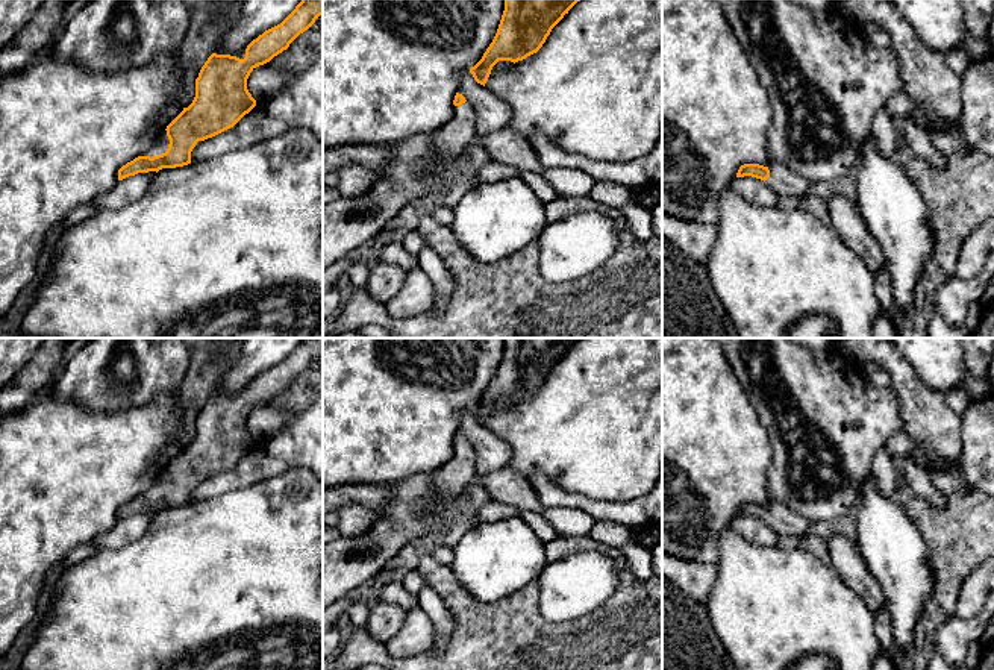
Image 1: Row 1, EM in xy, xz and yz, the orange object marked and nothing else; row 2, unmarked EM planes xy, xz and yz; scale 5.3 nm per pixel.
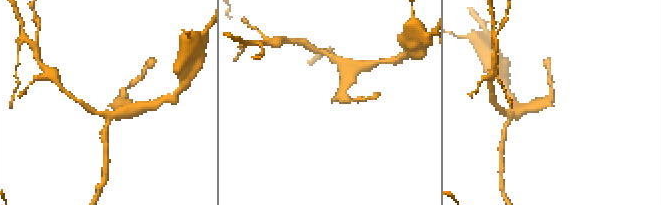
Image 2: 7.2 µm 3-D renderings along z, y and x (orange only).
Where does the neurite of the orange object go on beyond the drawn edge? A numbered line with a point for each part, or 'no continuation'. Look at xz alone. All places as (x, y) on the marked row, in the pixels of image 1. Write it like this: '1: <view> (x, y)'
1: xz (462, 129)

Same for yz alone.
1: yz (782, 181)

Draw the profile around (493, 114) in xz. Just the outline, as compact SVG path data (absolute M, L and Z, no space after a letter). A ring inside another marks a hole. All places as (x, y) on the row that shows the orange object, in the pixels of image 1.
M470 70L461 71L458 77L458 92L476 111L477 135L485 136L508 129L512 120L512 108L486 86L477 83Z

